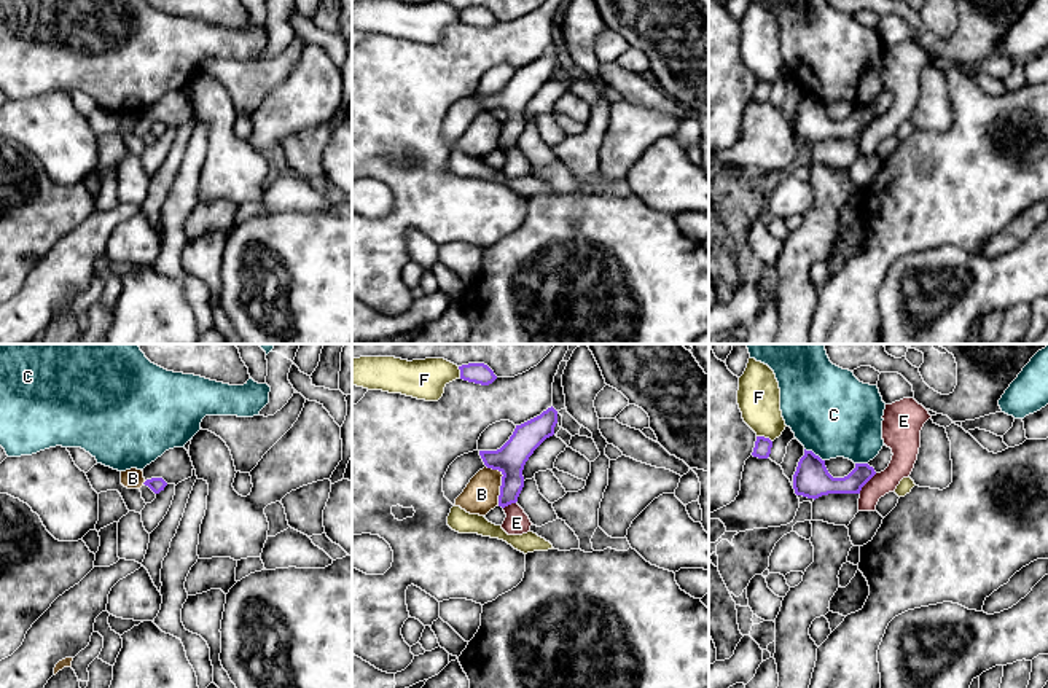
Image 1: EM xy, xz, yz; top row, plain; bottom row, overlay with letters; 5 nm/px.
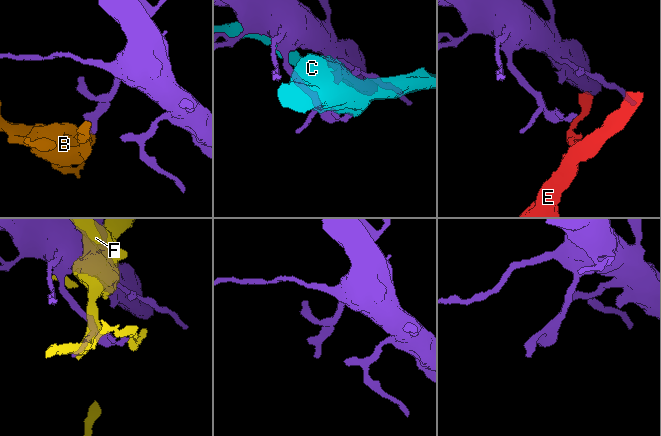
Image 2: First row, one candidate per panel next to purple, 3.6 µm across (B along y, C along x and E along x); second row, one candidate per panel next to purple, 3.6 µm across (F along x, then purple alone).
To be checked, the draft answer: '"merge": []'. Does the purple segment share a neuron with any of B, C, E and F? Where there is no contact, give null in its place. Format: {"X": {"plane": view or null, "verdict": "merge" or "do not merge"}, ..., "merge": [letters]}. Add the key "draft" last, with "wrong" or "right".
{"B": {"plane": "xz", "verdict": "do not merge"}, "C": {"plane": "yz", "verdict": "do not merge"}, "E": {"plane": "yz", "verdict": "do not merge"}, "F": {"plane": "yz", "verdict": "do not merge"}, "merge": [], "draft": "right"}

